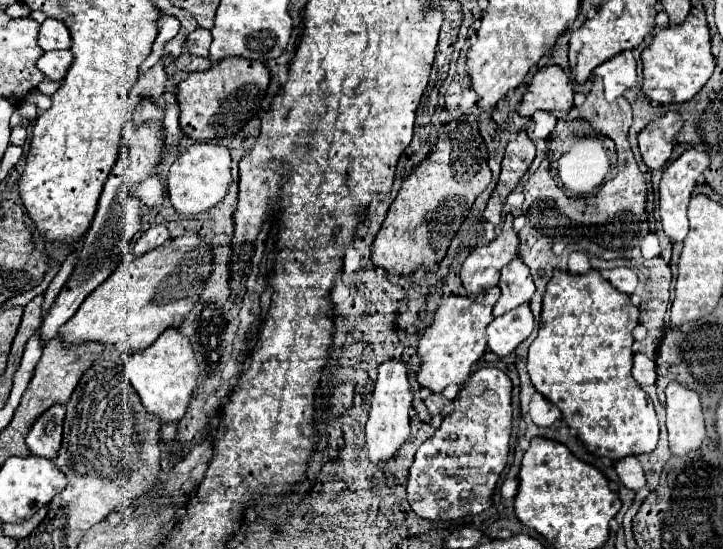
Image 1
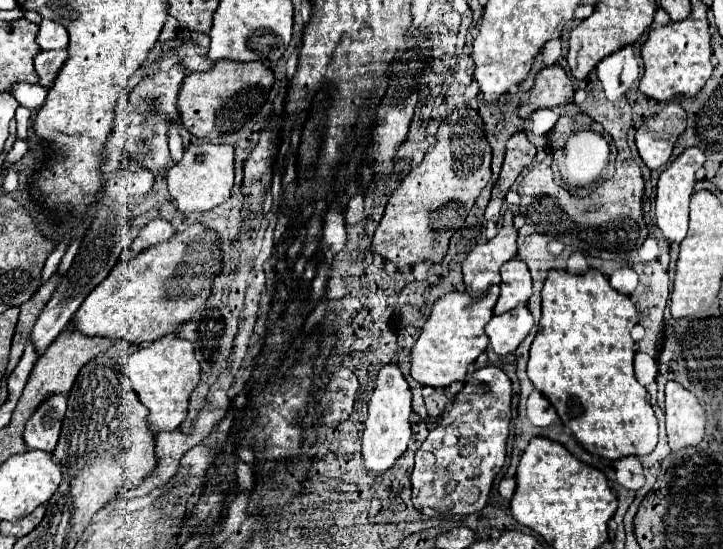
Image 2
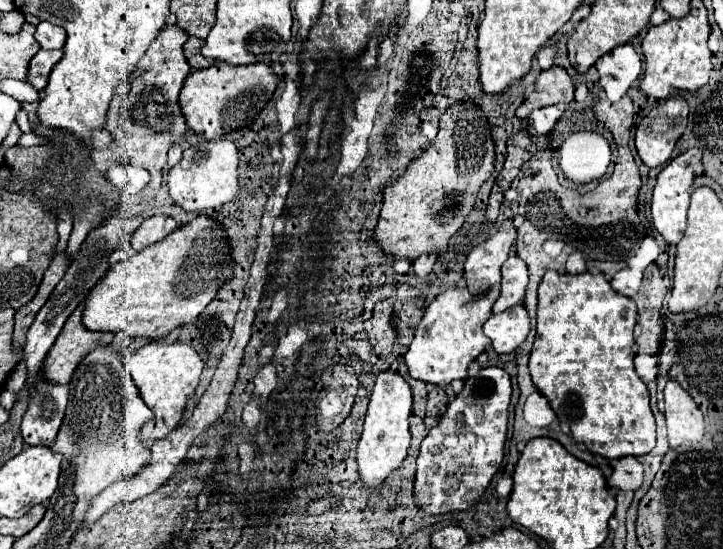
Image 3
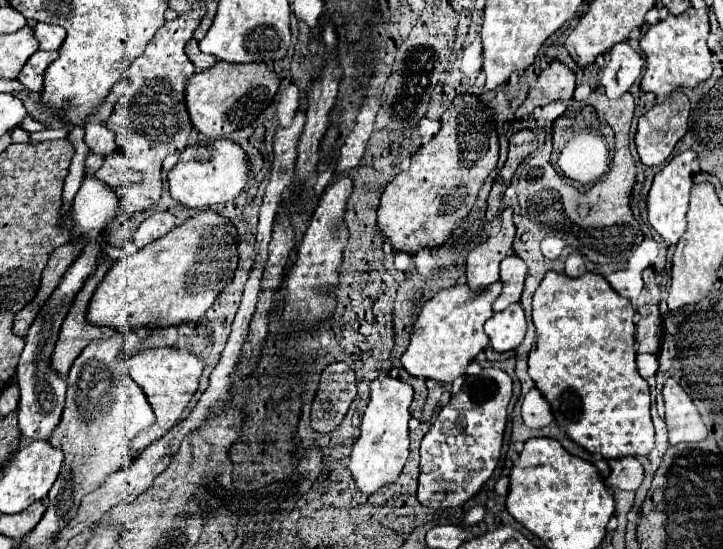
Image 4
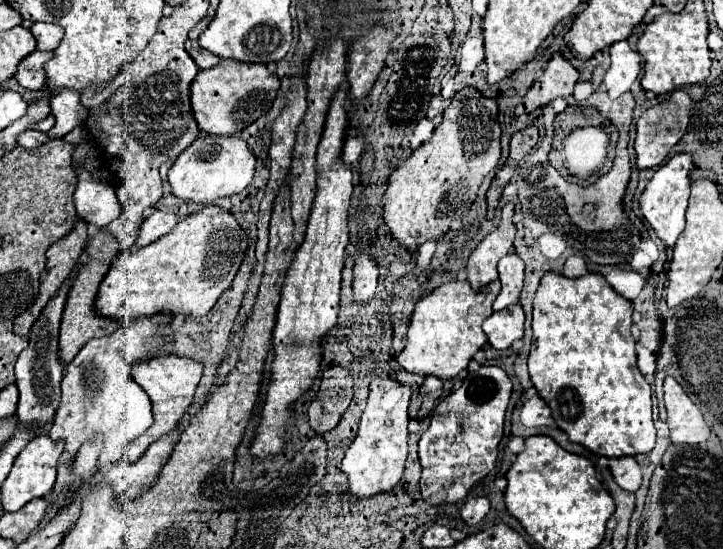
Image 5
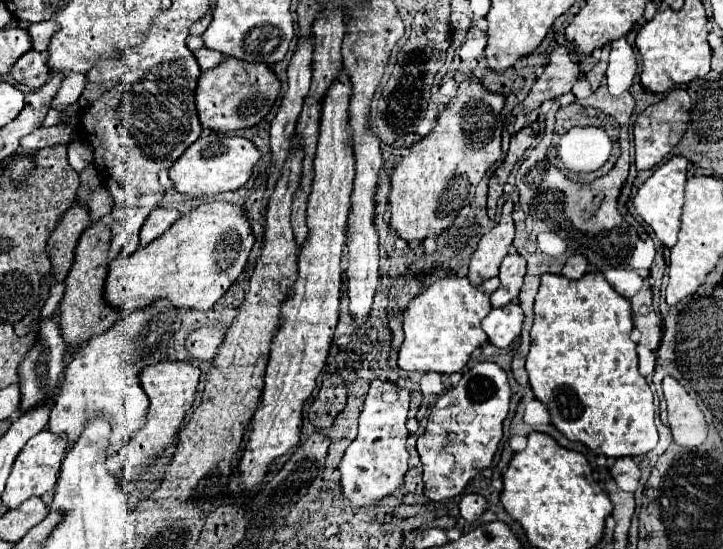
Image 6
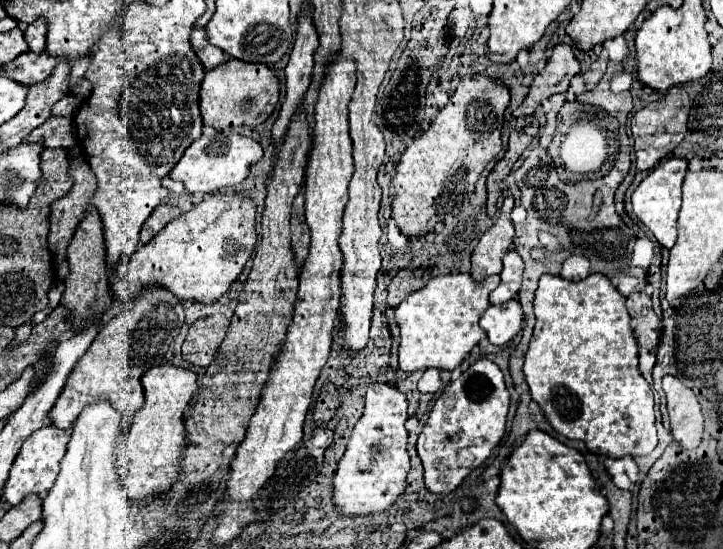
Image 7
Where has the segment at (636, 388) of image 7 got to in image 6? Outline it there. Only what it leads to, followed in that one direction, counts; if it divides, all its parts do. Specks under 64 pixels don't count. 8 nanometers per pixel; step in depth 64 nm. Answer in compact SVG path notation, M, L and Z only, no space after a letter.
M600 272L570 280L558 274L544 274L534 302L532 346L526 358L530 386L536 398L548 406L552 424L568 438L586 444L592 452L622 458L648 454L656 442L654 396L646 378L638 372L636 344L630 340L632 312L630 302L622 298Z

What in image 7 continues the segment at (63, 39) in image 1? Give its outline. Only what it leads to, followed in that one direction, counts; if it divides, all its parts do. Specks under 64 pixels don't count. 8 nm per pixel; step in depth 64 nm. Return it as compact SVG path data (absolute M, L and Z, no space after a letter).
M42 18L34 20L34 24L28 24L28 30L24 32L24 36L32 52L46 50L46 32L48 32L48 22L44 22Z

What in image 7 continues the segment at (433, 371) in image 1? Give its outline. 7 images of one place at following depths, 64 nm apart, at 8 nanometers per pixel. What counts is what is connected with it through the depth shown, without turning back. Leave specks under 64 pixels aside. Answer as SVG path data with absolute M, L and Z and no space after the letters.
M446 274L432 278L426 288L410 294L396 308L396 320L400 326L400 368L404 372L414 370L454 370L458 368L470 350L486 338L478 320L490 306L488 294L500 284L500 276L490 276L482 282L474 282L470 274Z

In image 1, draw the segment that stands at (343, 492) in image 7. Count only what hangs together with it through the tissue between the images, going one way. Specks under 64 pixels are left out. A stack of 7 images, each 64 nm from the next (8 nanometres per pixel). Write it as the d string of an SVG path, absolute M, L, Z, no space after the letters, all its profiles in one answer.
M392 358L380 364L370 404L370 416L366 424L368 458L372 462L376 464L386 462L406 442L410 434L410 408L412 408L412 390L408 384L408 364L400 358Z

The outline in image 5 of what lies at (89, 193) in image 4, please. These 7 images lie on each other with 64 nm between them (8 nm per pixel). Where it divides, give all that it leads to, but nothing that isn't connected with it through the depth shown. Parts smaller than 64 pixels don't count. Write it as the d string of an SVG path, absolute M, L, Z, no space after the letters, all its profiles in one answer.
M88 170L78 174L78 186L74 192L76 212L86 224L104 228L120 216L120 202L116 188L112 184L102 186L100 180L94 180Z

